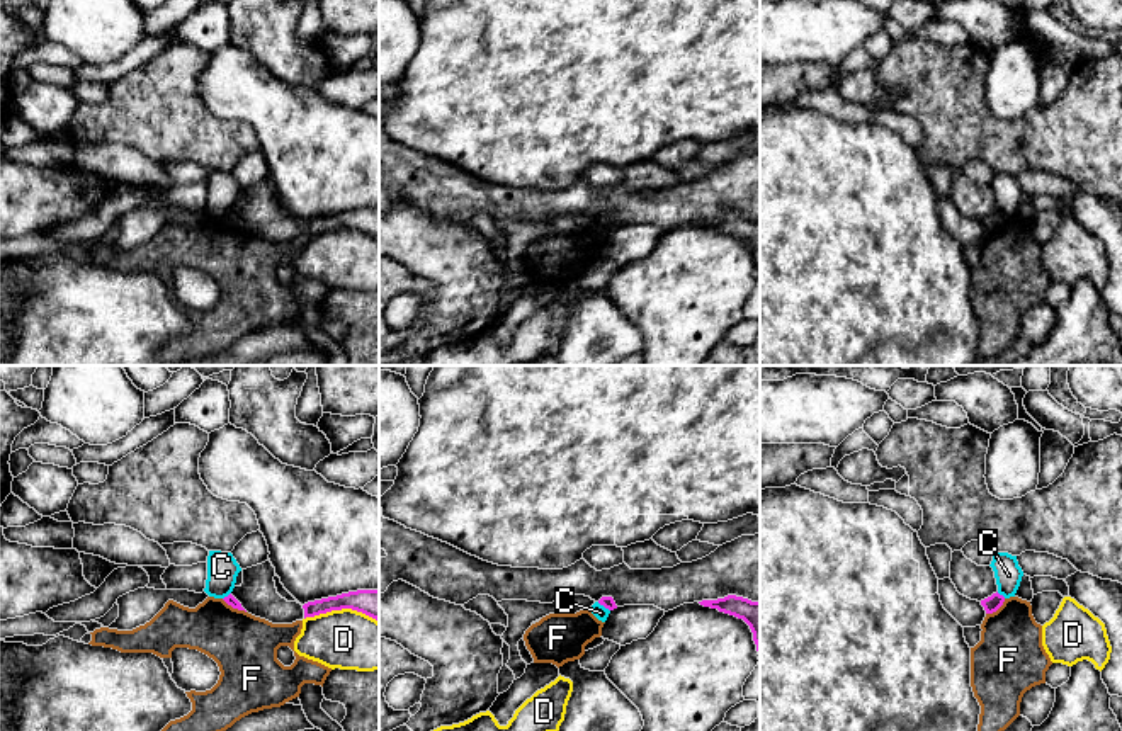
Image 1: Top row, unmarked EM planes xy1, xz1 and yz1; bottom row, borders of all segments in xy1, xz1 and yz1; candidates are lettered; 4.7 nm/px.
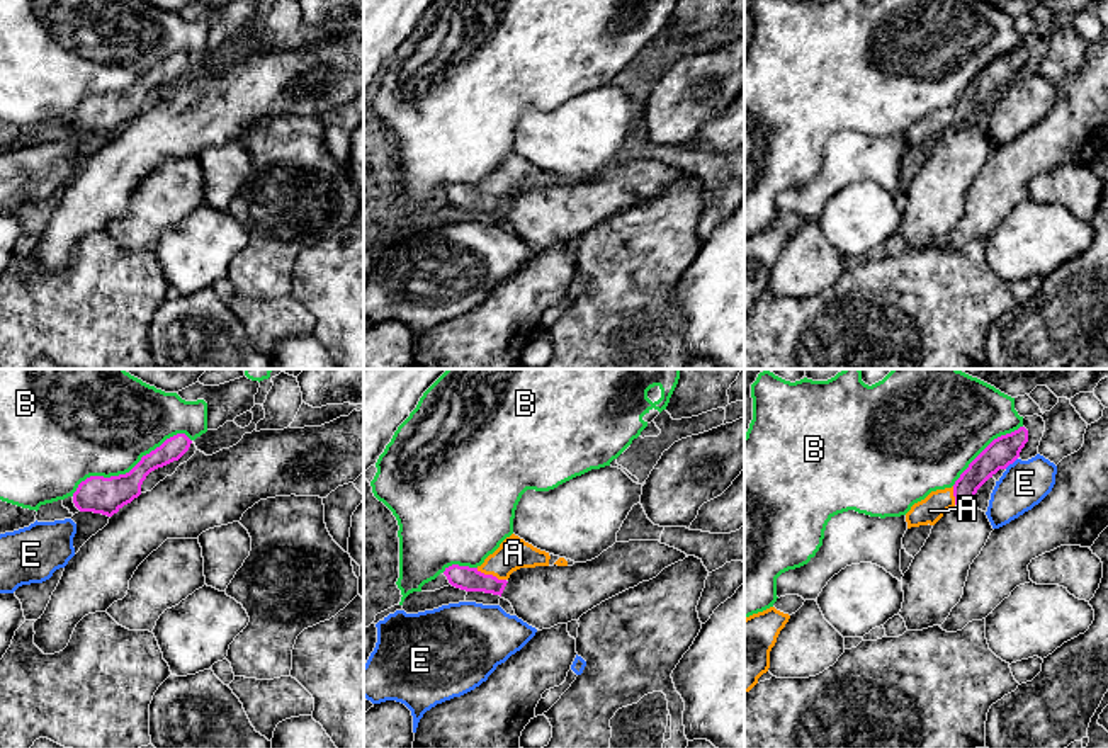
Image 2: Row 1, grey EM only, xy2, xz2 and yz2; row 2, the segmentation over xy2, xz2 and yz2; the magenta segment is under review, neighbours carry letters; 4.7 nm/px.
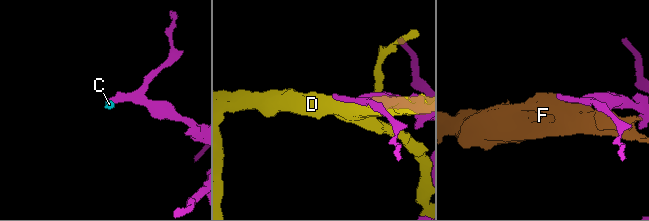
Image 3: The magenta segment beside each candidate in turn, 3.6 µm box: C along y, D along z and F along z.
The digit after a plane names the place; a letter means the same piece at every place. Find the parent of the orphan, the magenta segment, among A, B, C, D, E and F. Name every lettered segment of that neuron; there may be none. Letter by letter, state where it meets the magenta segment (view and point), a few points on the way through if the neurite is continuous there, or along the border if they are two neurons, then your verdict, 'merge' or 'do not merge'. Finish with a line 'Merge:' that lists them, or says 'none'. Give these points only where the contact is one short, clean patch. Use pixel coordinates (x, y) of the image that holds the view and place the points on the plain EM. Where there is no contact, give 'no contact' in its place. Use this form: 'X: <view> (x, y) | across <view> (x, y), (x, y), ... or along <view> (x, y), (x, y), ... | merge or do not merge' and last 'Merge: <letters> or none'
A: xz2 (491, 194) | merge
B: xy2 (131, 89) | do not merge
C: xz1 (604, 225) | along xz1 (597, 221), (609, 230) | do not merge
D: xy1 (342, 226) | do not merge
E: yz2 (1010, 82) | along yz2 (1017, 77), (1005, 87) | do not merge
F: yz1 (997, 228) | do not merge
Merge: A

